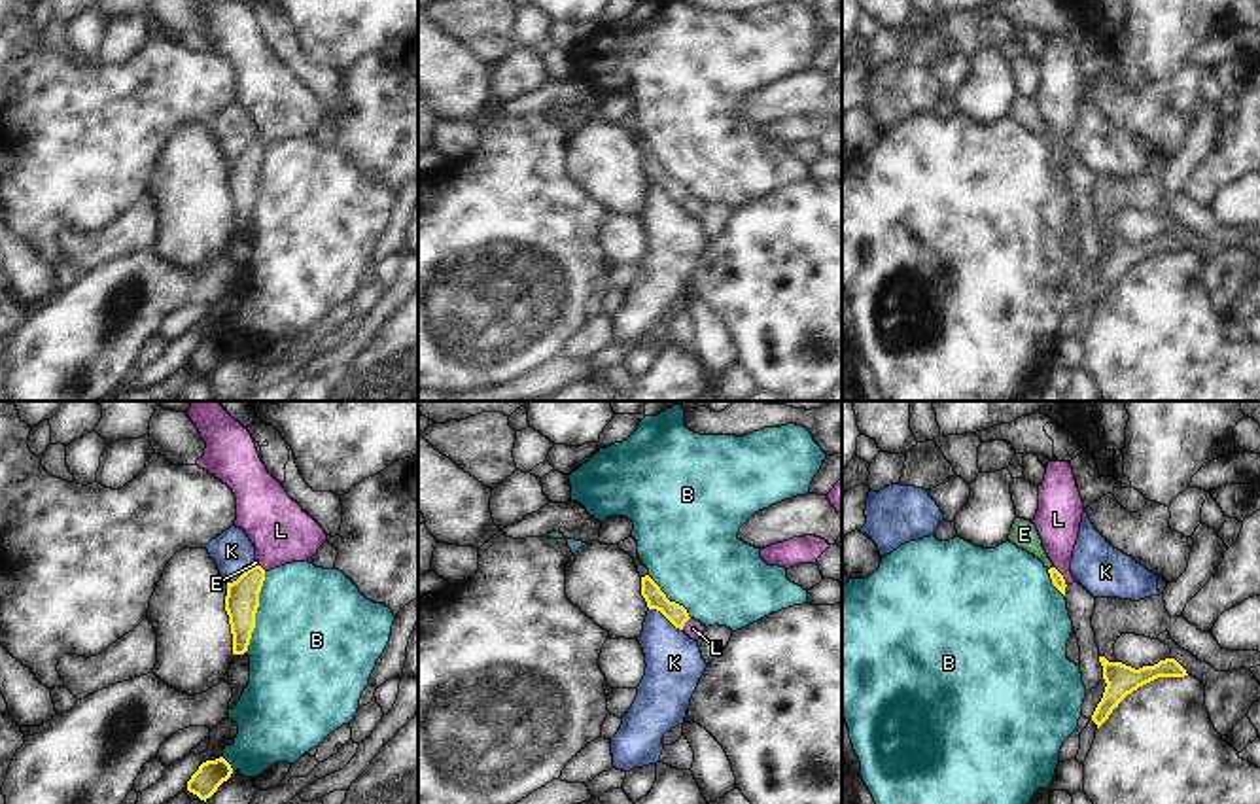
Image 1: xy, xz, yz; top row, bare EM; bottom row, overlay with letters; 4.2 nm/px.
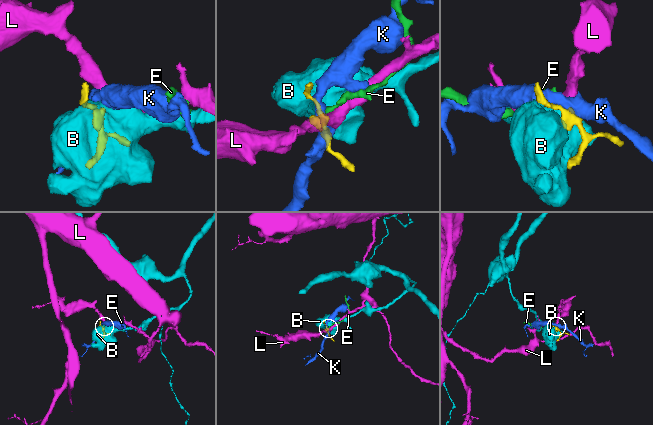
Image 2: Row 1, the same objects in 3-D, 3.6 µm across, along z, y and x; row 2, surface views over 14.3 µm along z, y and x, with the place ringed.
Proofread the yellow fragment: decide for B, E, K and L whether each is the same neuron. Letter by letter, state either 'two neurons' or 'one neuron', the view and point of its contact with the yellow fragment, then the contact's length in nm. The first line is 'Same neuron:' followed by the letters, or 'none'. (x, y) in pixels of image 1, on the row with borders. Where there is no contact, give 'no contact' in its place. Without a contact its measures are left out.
Same neuron: E
B: two neurons | xy (256, 611) | 360 nm
E: one neuron | yz (1050, 568) | 30 nm
K: two neurons | xz (666, 617) | 170 nm
L: two neurons | yz (1062, 576) | 100 nm

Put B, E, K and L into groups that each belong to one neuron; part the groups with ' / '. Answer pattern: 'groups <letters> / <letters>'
groups B / E / K / L

